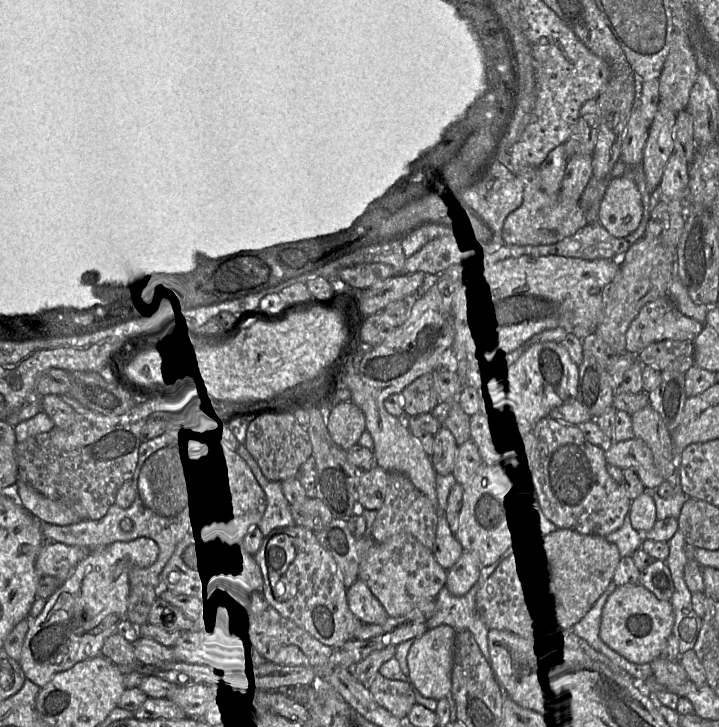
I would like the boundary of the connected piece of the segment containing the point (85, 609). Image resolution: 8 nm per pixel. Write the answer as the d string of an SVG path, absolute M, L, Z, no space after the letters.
M140 537L127 542L114 542L106 547L99 547L81 560L73 574L64 581L46 600L40 614L32 619L28 617L29 628L25 635L19 665L25 677L42 688L52 677L68 670L76 663L100 655L104 640L113 633L120 621L126 619L129 596L129 572L133 568L151 566L158 557L159 548L150 538Z

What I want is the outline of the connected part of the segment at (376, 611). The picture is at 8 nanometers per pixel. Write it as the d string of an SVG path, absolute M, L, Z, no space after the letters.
M360 578L347 588L347 601L363 624L383 624L389 617L381 602Z

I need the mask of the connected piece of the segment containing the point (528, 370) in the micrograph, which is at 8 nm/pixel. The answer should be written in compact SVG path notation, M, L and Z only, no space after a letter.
M560 343L535 344L505 372L501 385L502 406L508 417L534 425L540 419L549 417L553 409L576 400L578 378L578 365Z

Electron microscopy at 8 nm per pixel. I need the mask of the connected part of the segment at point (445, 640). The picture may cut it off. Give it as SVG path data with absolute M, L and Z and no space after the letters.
M449 625L427 630L415 639L407 658L410 683L426 698L440 700L451 696L454 642L457 631Z

